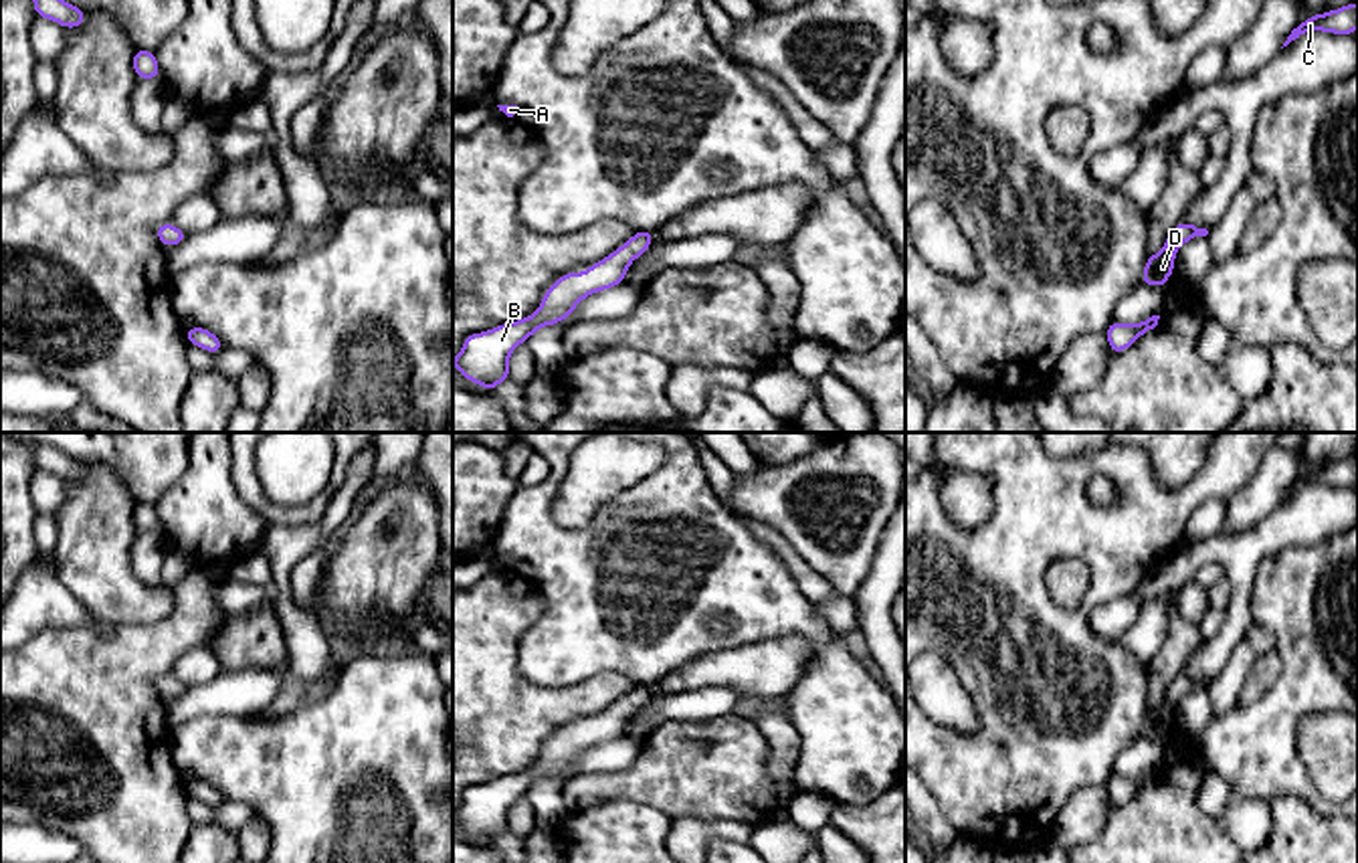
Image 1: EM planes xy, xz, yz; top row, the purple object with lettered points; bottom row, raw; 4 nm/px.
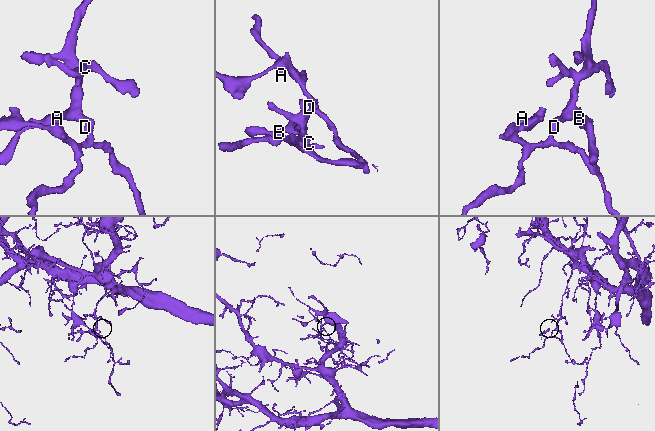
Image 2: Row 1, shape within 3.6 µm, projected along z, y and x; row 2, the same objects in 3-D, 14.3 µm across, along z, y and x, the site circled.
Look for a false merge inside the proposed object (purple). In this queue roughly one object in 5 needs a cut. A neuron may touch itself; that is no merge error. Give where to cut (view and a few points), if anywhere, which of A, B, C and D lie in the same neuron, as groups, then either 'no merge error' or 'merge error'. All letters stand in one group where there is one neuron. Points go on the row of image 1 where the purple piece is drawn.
cut none; groups A B C D; no merge error

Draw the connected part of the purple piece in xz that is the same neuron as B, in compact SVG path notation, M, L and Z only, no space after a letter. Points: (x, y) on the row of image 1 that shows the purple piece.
M635 230L630 241L592 263L584 273L564 273L546 289L538 311L529 317L467 335L453 366L469 382L491 392L509 380L507 360L519 344L527 342L540 327L570 317L584 297L624 283L630 263L651 249L653 234L651 230Z

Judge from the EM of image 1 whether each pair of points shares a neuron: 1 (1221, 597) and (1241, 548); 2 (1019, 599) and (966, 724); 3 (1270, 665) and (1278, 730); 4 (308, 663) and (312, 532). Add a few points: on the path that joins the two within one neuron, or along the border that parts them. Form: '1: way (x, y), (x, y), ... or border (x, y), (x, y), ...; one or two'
1: border (1225, 577), (1229, 587), (1227, 611); two
2: border (952, 665), (977, 714), (979, 730), (971, 738); two
3: border (1276, 649), (1280, 678), (1257, 700), (1237, 706); two
4: way (302, 631), (281, 601), (281, 564); one

